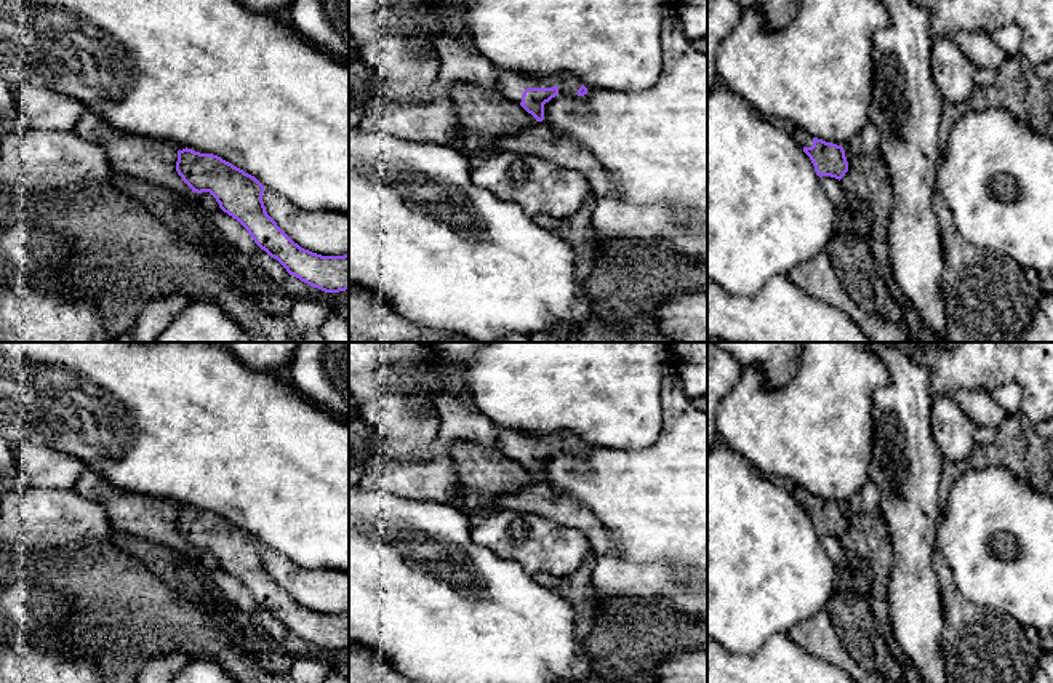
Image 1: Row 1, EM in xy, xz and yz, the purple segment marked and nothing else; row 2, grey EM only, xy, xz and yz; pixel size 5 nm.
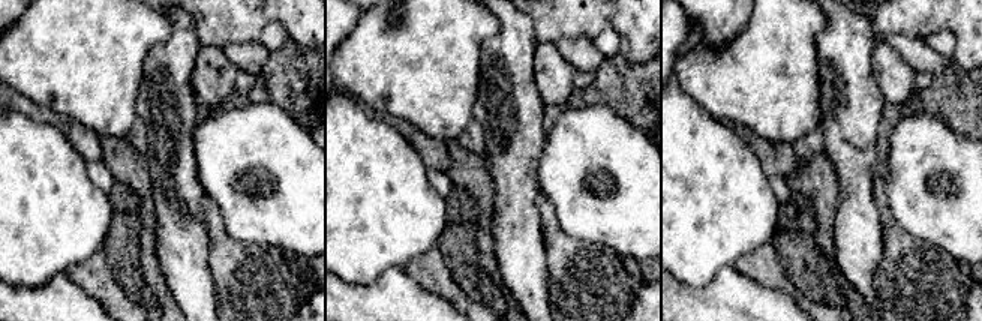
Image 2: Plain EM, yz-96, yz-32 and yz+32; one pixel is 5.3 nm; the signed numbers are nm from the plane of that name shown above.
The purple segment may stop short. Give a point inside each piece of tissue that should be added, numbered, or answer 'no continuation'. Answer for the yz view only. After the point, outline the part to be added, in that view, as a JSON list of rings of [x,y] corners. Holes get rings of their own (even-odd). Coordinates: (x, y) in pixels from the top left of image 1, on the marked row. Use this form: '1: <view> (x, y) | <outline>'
1: yz (802, 138) | [[[791,122],[779,123],[783,130],[803,149],[813,146],[813,136]]]

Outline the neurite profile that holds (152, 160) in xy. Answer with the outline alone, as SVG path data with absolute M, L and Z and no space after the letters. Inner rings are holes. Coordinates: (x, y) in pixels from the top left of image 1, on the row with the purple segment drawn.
M90 110L77 120L74 131L104 149L110 170L181 195L192 192L176 171L174 142L118 131Z

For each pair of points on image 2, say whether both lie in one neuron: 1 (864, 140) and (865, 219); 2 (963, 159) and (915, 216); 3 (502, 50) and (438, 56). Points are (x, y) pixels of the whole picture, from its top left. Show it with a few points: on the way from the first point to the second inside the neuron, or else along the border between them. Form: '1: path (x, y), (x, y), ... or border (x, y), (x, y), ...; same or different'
1: path (862, 159), (862, 200); same
2: path (942, 165), (933, 167), (922, 174), (921, 195); same
3: border (498, 20), (499, 30), (482, 45), (477, 86); different

